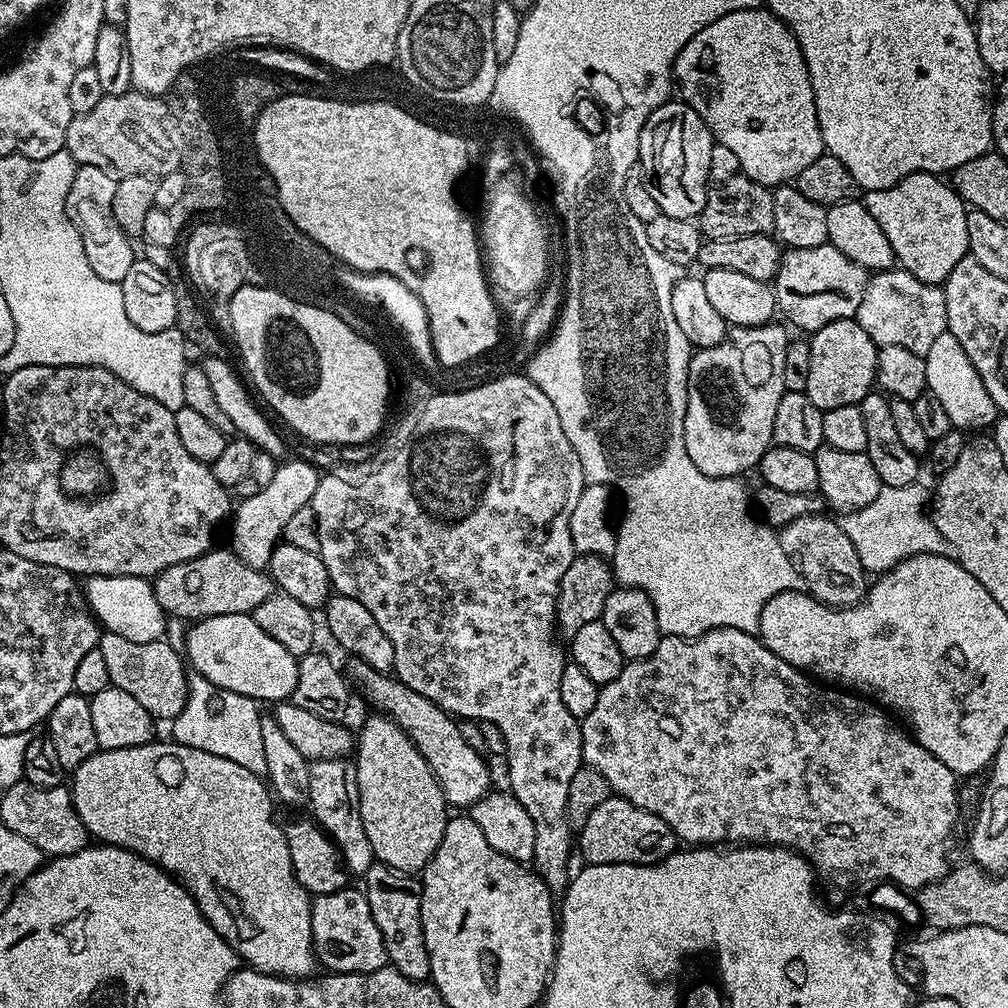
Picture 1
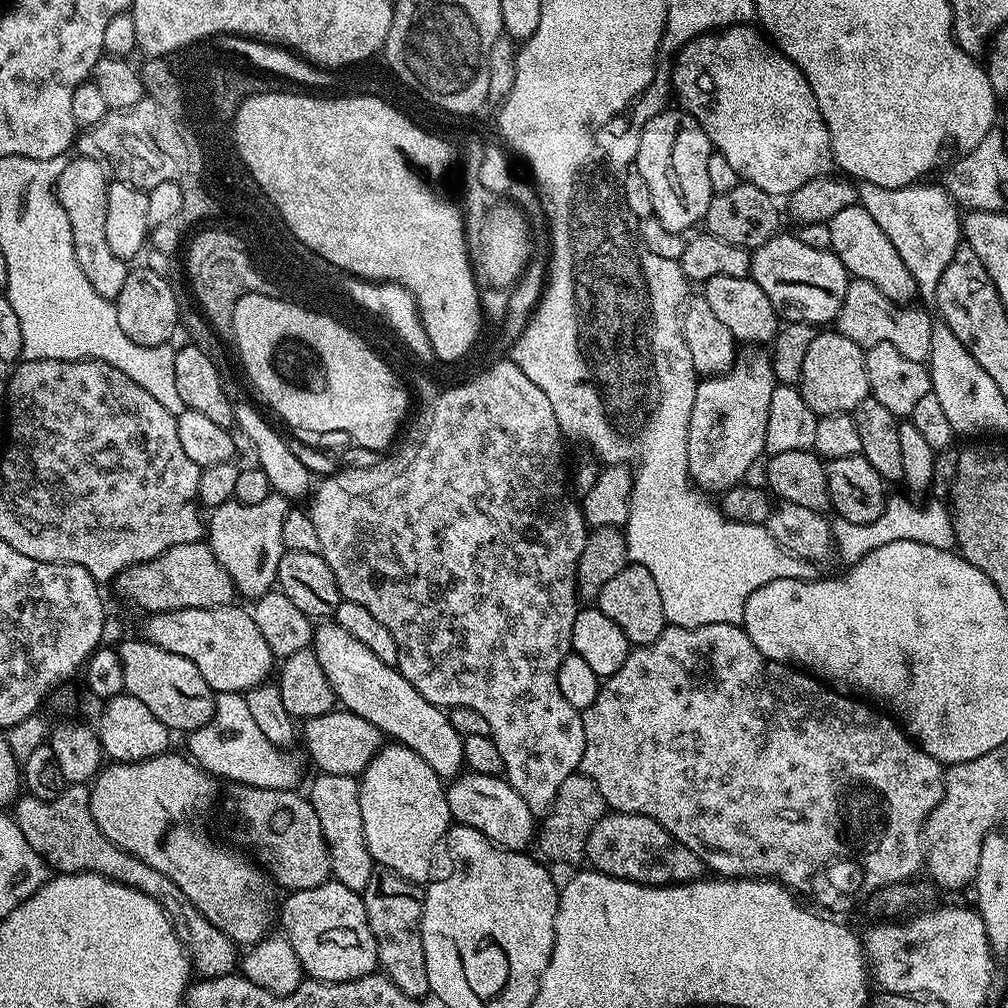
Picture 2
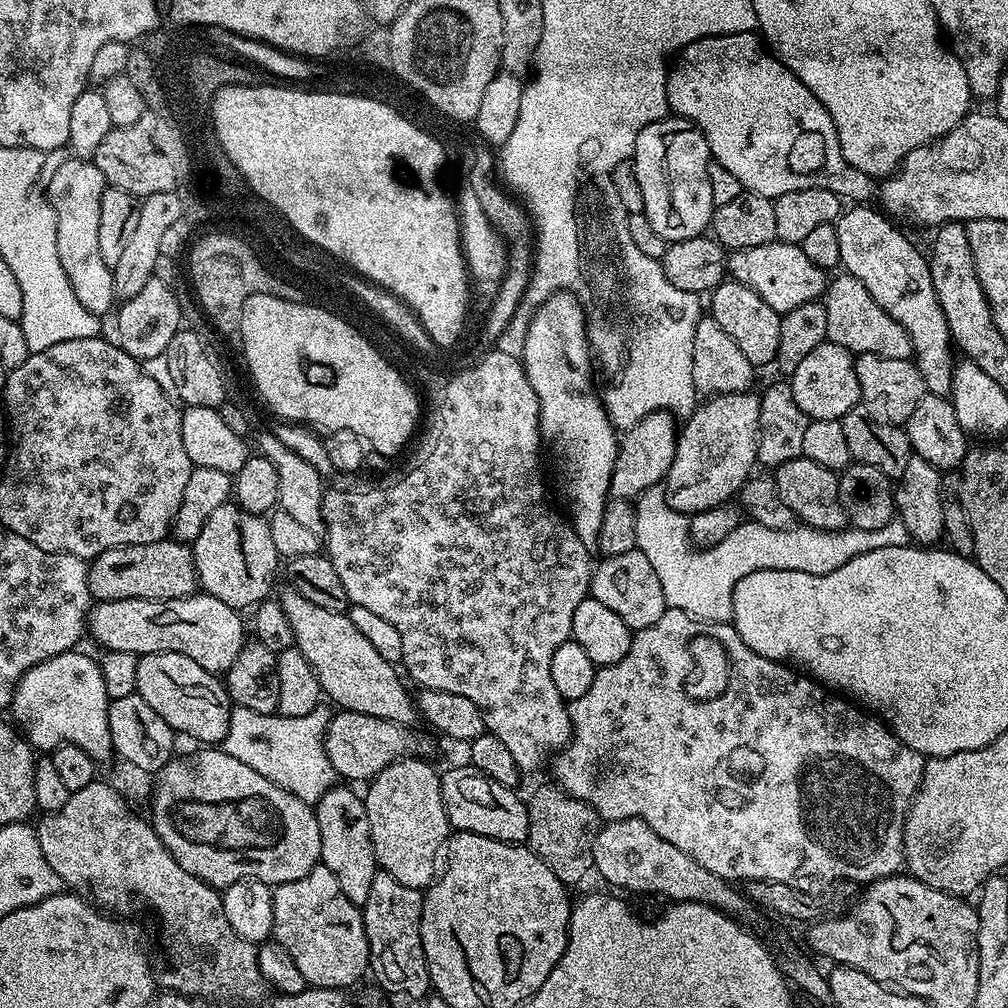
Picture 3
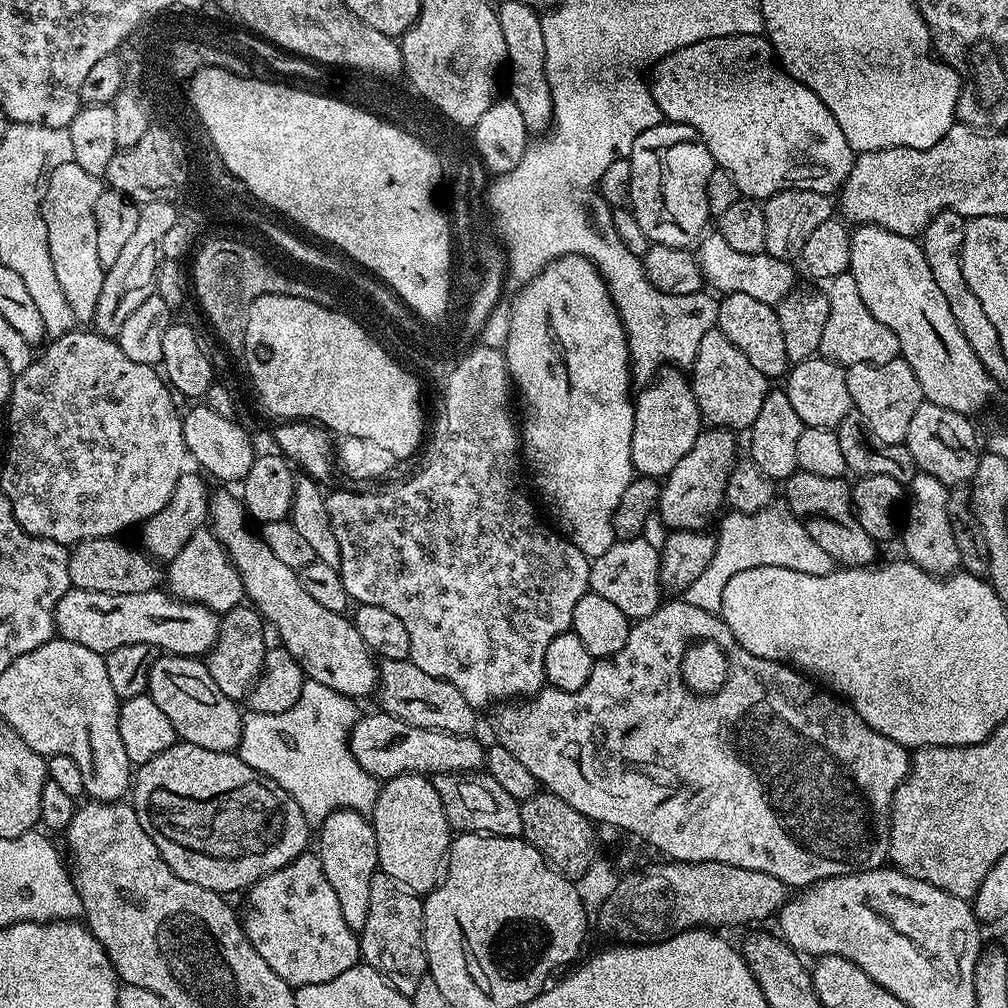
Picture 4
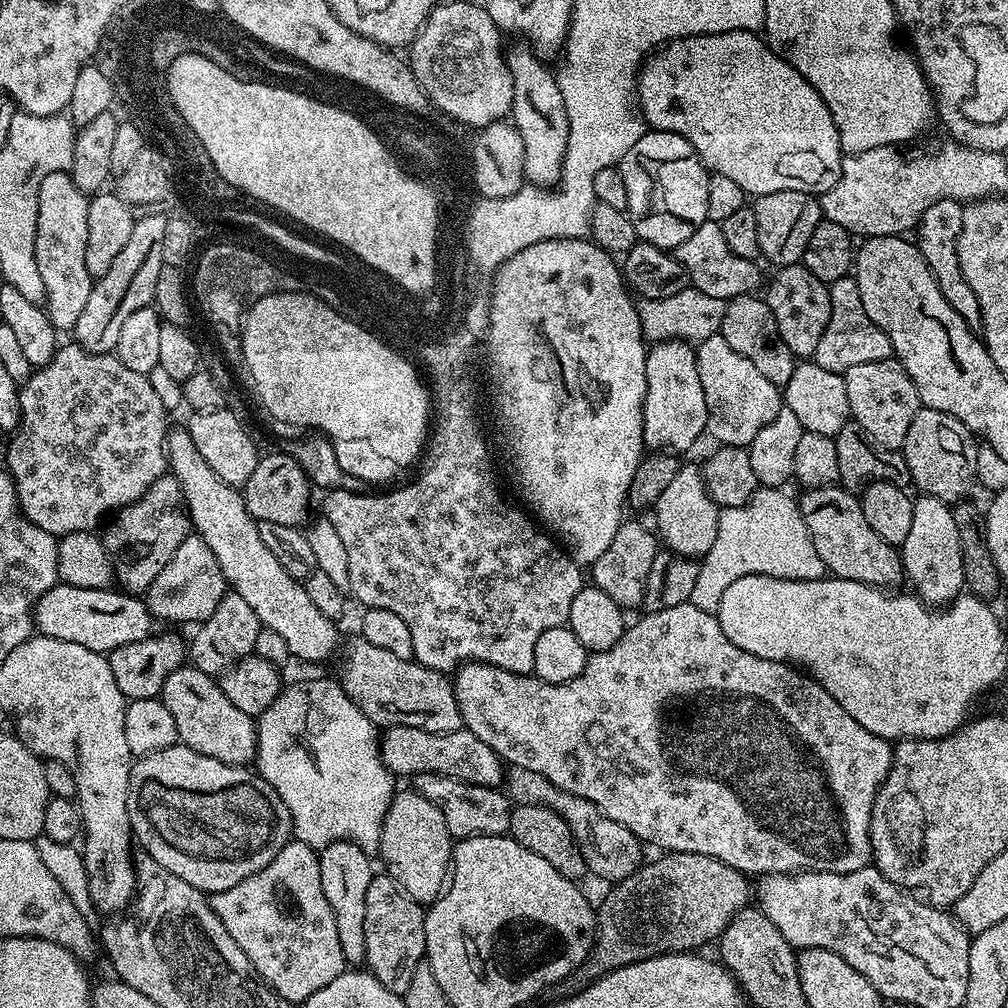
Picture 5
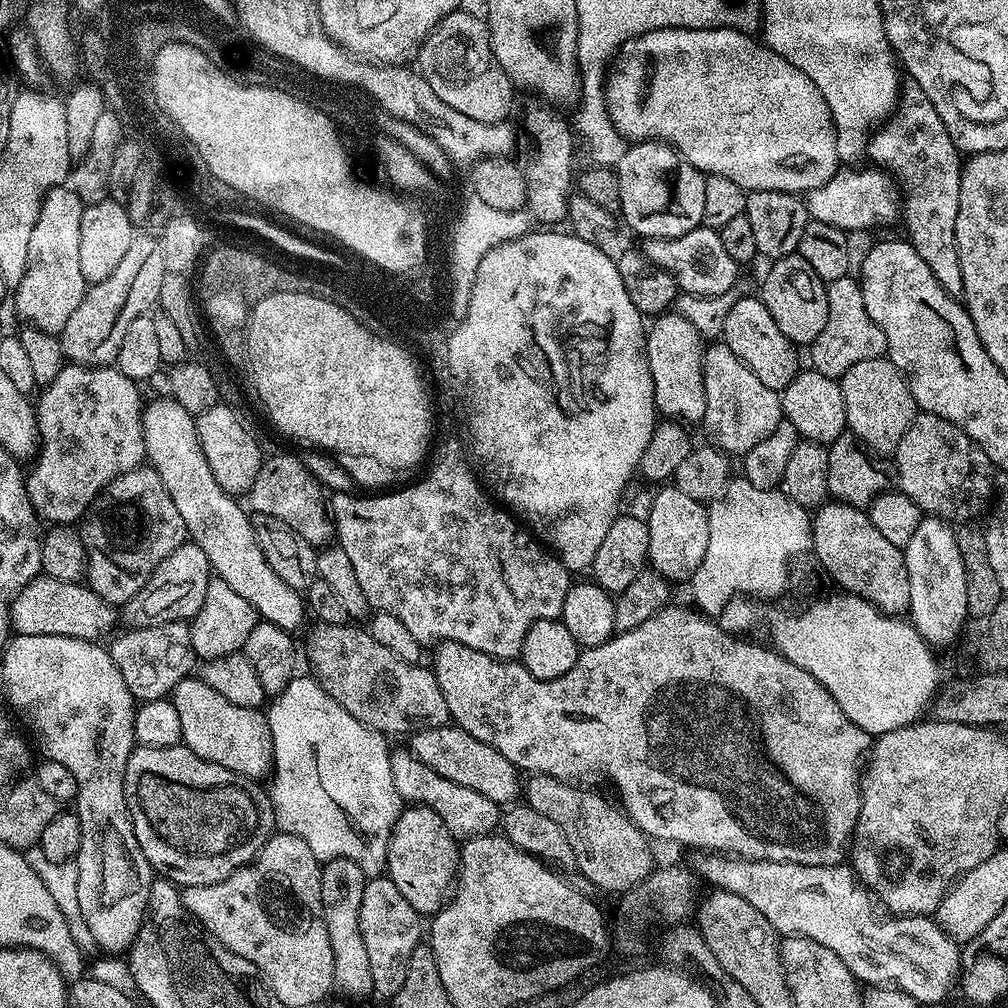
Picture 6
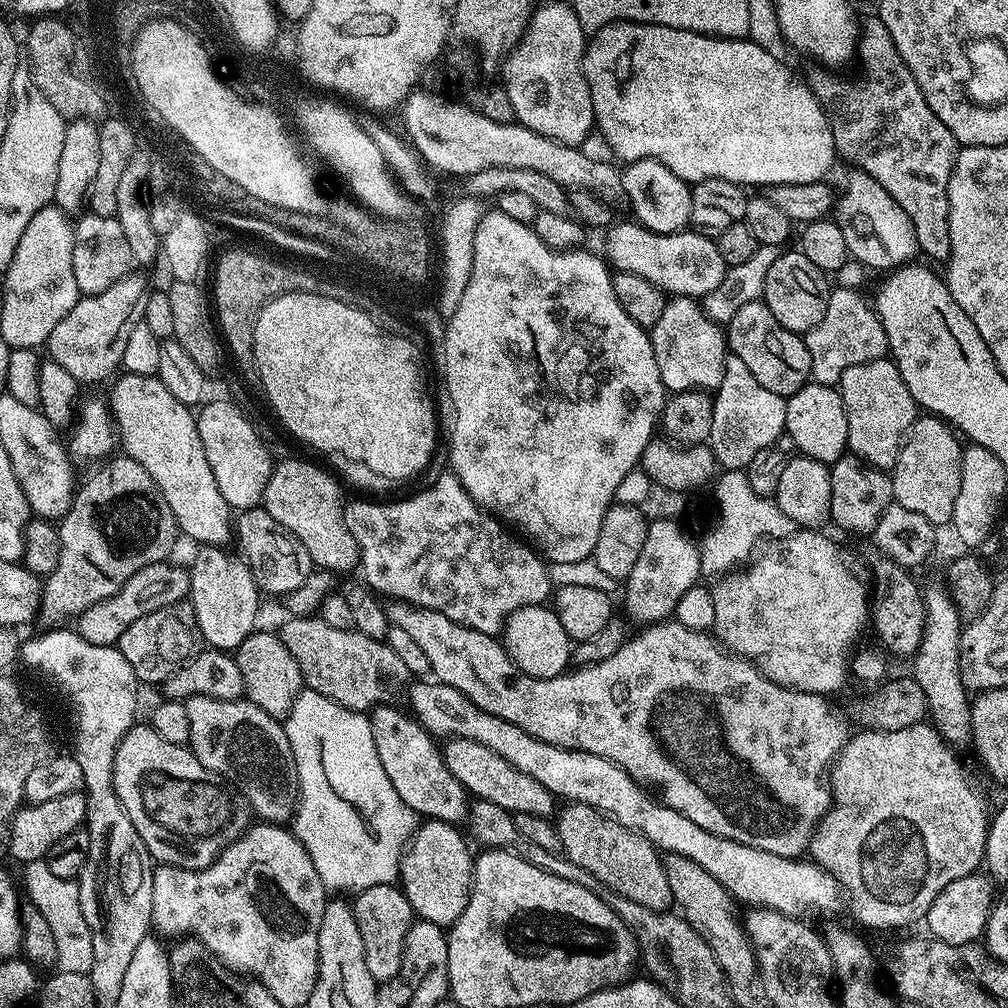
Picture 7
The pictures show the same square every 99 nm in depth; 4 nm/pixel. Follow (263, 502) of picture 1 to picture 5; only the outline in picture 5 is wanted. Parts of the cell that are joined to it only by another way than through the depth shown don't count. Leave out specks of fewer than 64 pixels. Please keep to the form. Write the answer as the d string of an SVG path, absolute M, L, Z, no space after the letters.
M188 534L182 546L174 550L174 558L162 566L162 574L158 574L158 578L154 578L148 587L146 603L157 621L177 620L180 624L188 624L191 620L203 622L210 618L210 614L218 610L218 602L222 602L225 594L226 581L218 566L218 558L214 558L214 550L206 546L201 536Z

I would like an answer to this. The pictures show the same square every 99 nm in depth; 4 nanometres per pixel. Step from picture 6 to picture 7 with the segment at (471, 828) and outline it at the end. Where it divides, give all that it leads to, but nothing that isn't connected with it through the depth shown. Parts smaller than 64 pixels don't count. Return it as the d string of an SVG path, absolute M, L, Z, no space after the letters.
M385 706L381 709L373 709L370 714L374 746L378 750L378 759L382 761L382 770L386 770L386 778L390 778L390 786L398 790L398 798L402 798L402 802L406 802L406 806L410 806L410 810L414 810L417 817L441 820L443 824L455 825L459 825L460 820L467 821L470 816L469 793L464 791L458 778L454 778L445 766L437 741L420 725L419 720L398 711L400 710L397 707Z

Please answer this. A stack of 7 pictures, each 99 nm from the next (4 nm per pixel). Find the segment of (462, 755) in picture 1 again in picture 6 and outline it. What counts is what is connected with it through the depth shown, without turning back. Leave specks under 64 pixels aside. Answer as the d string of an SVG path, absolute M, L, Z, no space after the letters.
M152 400L143 405L142 421L144 423L144 454L147 463L162 478L162 486L166 486L166 494L174 498L174 506L178 506L178 514L182 514L183 531L190 537L191 543L198 545L212 563L212 571L226 586L231 586L236 593L250 606L254 606L260 620L268 620L274 626L290 633L297 631L296 627L306 617L306 600L297 589L286 586L274 570L270 570L270 562L258 550L258 538L254 538L252 523L247 511L240 509L241 501L237 497L224 492L218 482L214 482L214 474L210 474L210 462L206 462L206 454L202 454L202 446L198 442L196 421L193 413L178 403L177 400Z

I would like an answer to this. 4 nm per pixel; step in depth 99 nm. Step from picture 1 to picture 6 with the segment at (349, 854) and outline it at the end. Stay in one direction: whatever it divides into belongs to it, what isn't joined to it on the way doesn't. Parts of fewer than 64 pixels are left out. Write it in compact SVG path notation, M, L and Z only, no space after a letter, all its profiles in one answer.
M346 858L327 861L321 867L322 914L326 922L326 934L330 938L330 950L334 950L334 985L344 996L373 995L370 978L370 962L366 958L366 946L362 943L362 930L358 930L358 910L362 910L362 890L366 883L364 871Z

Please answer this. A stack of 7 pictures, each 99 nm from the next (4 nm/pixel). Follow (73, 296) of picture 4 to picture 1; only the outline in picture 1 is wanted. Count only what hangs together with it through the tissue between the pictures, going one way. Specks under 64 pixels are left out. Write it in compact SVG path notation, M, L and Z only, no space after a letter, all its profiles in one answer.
M79 165L74 174L74 182L70 182L70 194L66 194L66 214L81 235L87 261L94 273L106 282L119 284L126 278L126 274L130 274L138 259L138 252L132 249L133 241L114 218L112 203L116 182L117 177L113 173L98 166Z

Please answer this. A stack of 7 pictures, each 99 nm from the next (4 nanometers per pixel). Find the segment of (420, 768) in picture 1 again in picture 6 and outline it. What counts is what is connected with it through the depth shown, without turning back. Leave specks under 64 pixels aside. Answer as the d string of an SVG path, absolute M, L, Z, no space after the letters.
M408 806L401 811L400 821L390 838L386 875L421 917L431 917L445 907L446 897L458 876L459 862L458 841L446 830L438 813L419 806Z

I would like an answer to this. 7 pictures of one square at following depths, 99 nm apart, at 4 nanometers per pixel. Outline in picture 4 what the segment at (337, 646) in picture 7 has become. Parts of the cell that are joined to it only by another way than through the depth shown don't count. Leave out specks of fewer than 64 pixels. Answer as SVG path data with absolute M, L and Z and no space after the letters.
M411 659L385 660L378 668L379 711L389 712L394 718L412 725L413 728L433 728L439 732L453 732L459 736L471 736L477 730L477 709L450 682L418 670Z

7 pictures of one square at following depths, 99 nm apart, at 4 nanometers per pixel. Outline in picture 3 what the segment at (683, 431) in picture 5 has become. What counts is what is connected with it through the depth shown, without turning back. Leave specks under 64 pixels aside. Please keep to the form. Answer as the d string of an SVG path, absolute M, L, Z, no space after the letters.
M668 410L646 414L633 428L627 429L618 440L614 474L608 487L609 497L613 500L632 500L641 496L647 488L657 487L667 477L674 462L677 439L678 420Z

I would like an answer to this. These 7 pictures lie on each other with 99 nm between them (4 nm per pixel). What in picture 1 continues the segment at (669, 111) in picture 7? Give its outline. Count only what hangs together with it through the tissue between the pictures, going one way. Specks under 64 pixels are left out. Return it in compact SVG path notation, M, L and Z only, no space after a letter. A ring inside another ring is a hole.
M767 7L734 10L698 30L676 56L672 74L679 99L706 122L715 143L734 150L741 173L754 182L765 186L787 185L824 152L814 90L804 55L794 34ZM935 172L910 174L894 186L875 192L874 198L867 201L867 206L870 214L874 214L874 222L882 226L882 234L886 234L887 240L890 241L890 246L896 255L896 264L914 274L918 282L943 285L950 270L954 270L954 266L958 266L958 262L962 262L962 258L969 255L966 230L969 209L951 183Z

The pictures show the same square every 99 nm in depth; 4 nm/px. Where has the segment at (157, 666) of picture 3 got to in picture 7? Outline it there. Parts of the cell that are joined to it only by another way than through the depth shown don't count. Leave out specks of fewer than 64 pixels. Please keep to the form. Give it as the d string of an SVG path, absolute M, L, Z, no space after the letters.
M192 696L183 703L190 718L188 744L198 762L233 784L248 799L253 813L261 821L287 821L296 809L298 789L294 754L283 723L246 698L219 700Z

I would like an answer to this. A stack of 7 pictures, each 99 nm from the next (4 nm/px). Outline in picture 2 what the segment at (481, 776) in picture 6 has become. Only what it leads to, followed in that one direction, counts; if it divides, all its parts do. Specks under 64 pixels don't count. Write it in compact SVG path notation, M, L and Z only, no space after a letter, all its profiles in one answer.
M333 710L303 721L302 742L303 738L309 758L320 767L319 771L323 774L359 777L382 747L382 733L378 726L347 710Z

